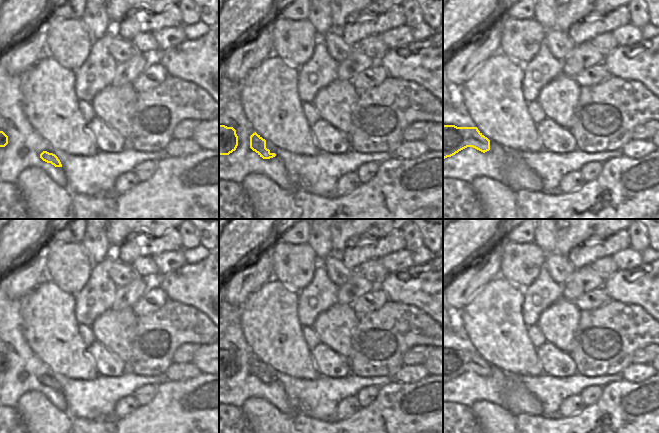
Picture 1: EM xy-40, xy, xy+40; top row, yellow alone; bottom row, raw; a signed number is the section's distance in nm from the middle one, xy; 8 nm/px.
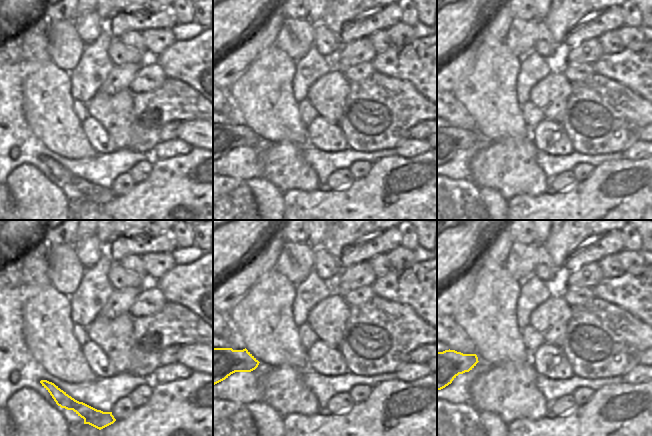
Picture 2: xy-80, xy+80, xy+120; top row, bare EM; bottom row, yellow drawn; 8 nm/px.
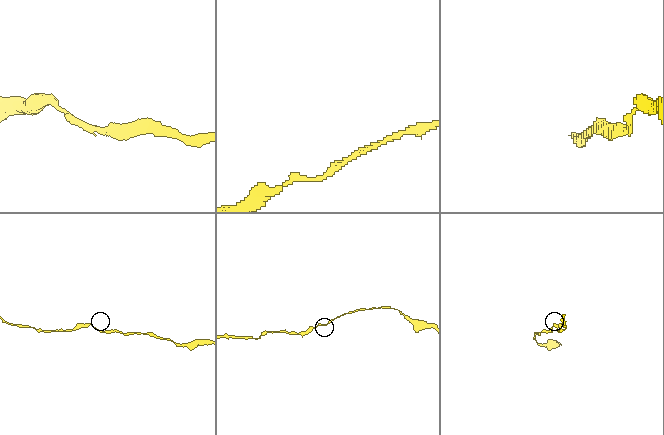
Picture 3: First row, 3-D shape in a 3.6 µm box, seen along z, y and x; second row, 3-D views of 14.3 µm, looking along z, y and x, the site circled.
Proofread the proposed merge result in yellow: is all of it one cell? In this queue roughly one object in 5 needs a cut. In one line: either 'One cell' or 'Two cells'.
One cell.

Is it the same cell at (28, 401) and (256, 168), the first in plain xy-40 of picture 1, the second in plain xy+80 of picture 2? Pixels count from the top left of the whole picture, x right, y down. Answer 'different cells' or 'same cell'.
different cells

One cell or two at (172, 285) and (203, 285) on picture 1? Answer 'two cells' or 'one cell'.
one cell

